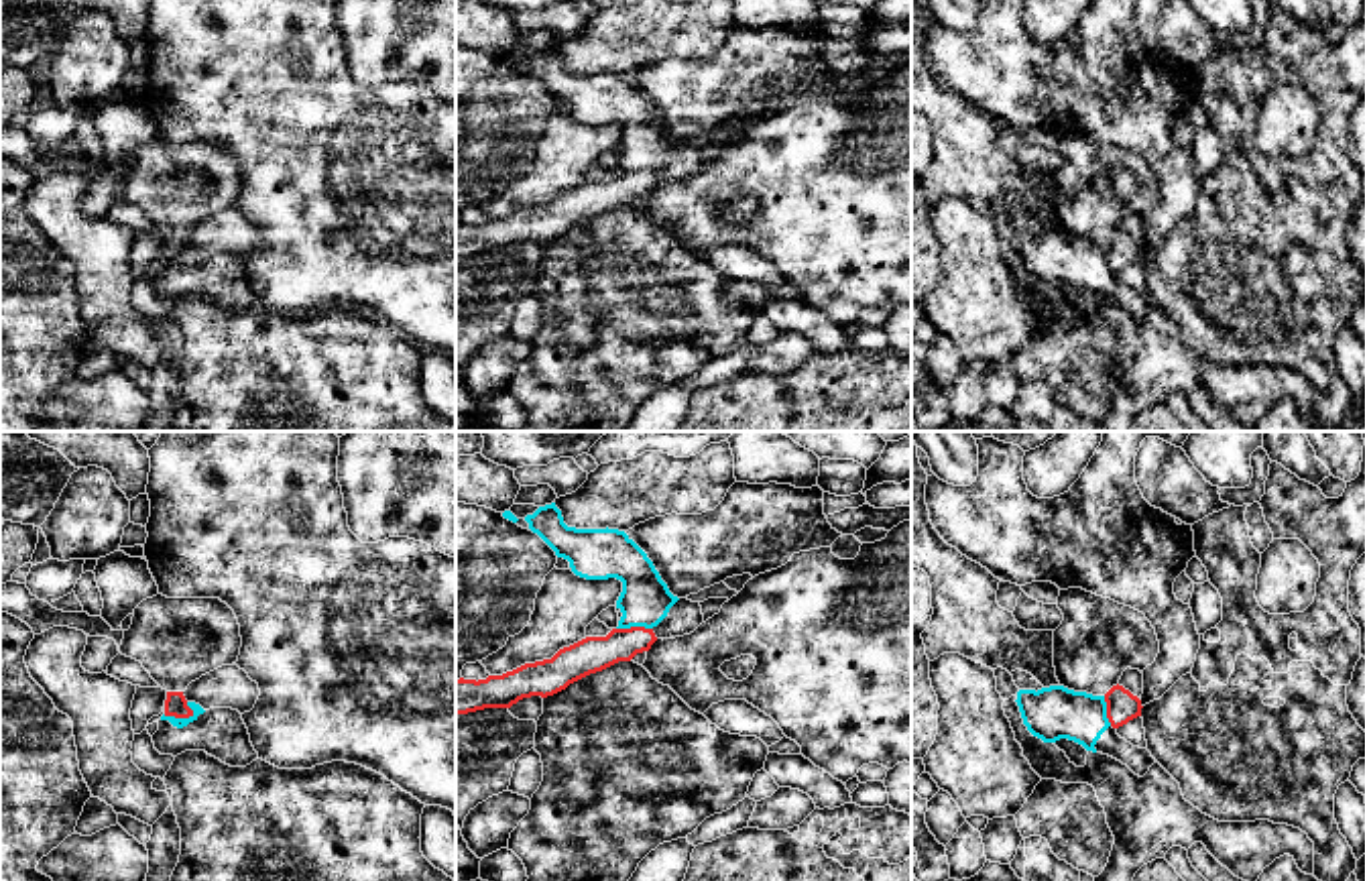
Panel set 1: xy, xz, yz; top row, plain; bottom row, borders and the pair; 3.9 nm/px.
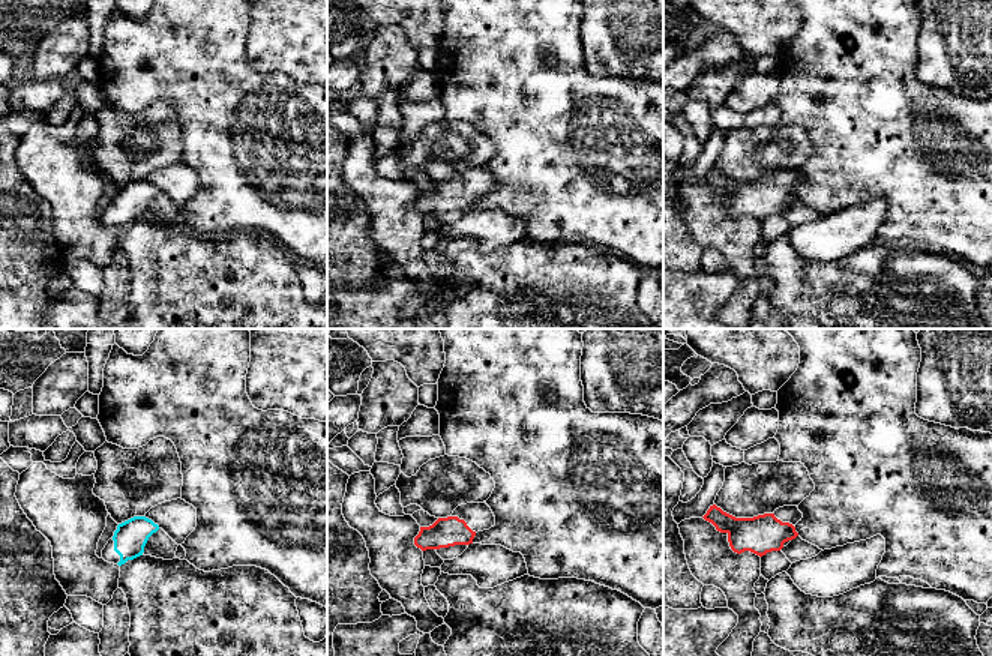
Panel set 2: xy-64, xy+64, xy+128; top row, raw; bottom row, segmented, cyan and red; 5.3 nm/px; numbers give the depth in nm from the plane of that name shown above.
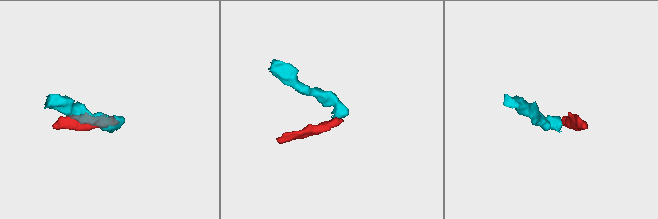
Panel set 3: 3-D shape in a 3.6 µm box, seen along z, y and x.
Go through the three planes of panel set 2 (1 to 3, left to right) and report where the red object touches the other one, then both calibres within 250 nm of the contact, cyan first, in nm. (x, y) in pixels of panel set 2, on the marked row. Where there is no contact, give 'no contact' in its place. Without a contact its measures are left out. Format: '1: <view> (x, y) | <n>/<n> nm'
1: no contact
2: no contact
3: no contact

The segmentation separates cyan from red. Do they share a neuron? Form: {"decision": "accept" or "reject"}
{"decision": "reject"}

